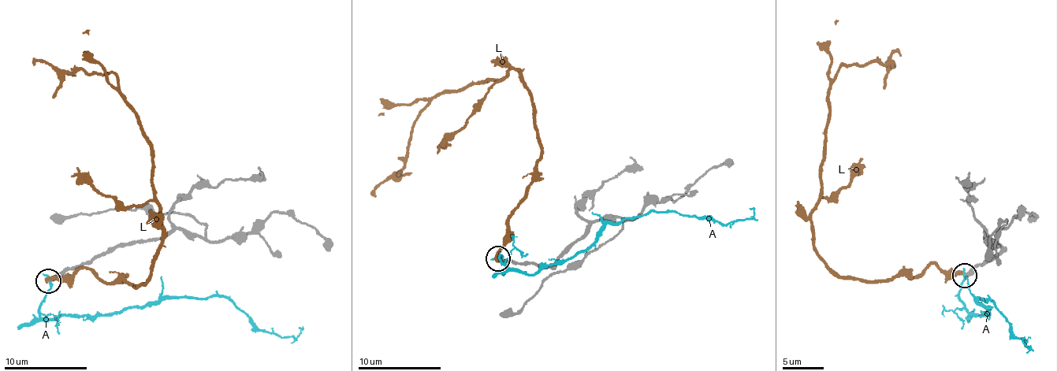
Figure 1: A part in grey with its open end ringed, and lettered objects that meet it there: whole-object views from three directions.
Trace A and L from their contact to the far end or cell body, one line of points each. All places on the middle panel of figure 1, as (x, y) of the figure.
A: (497, 258), (537, 273), (586, 251), (605, 224), (652, 210), (720, 223), (750, 218), (754, 209)
L: (497, 258), (541, 143), (513, 68), (433, 98), (414, 122), (407, 159), (374, 197)

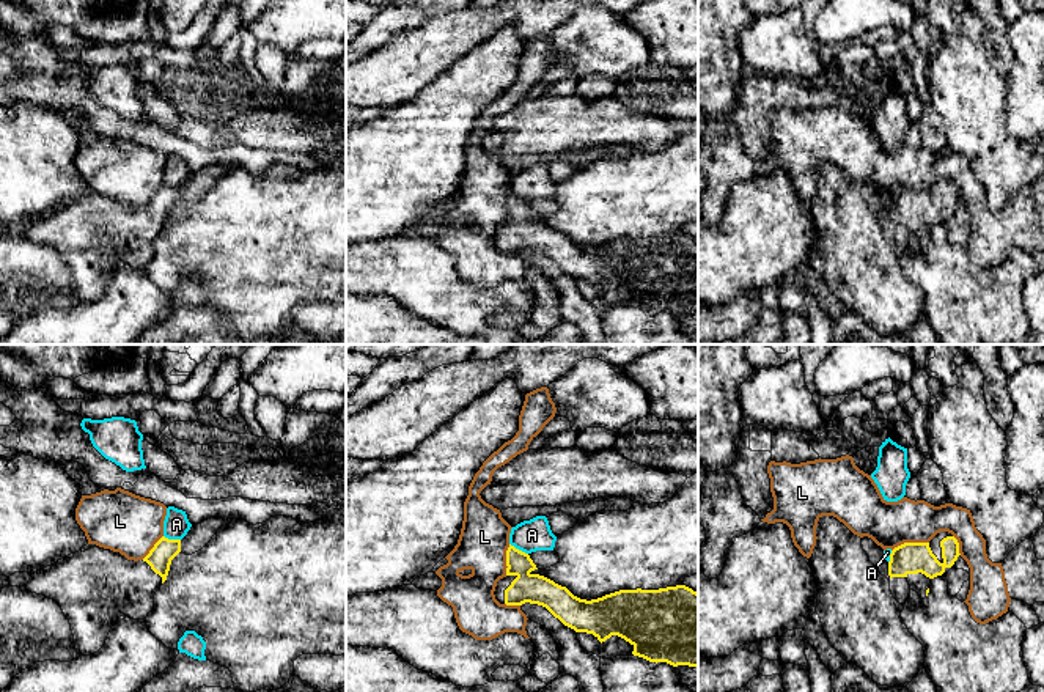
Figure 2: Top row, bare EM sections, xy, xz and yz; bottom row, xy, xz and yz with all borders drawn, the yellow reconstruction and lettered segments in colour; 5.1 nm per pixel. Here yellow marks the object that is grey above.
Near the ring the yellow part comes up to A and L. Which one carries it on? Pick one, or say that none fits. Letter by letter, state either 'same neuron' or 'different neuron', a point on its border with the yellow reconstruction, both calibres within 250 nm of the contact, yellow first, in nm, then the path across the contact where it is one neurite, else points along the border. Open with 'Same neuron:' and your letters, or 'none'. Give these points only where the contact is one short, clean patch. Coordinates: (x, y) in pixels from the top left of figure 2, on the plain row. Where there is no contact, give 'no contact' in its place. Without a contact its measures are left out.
Same neuron: none
A: different neuron; meets yellow in xz at (518, 197); 150 nm thick on the yellow side, 160 nm on the other; border along xz (510, 191), (527, 202)
L: different neuron; meets yellow in yz at (909, 191); 160 nm thick on the yellow side, 240 nm on the other; border along yz (928, 189), (904, 189), (892, 198)

